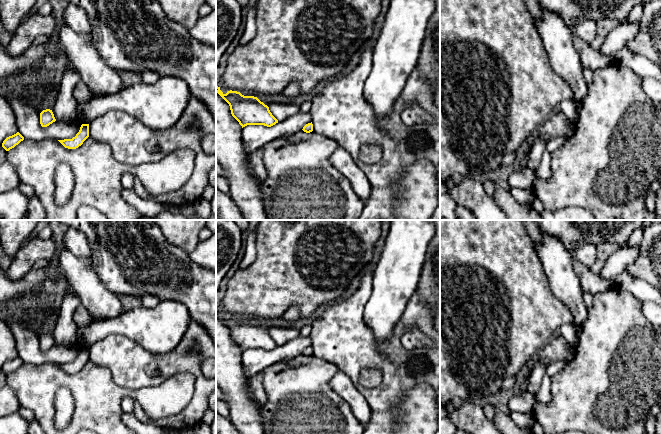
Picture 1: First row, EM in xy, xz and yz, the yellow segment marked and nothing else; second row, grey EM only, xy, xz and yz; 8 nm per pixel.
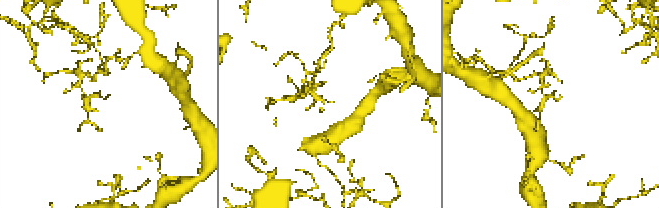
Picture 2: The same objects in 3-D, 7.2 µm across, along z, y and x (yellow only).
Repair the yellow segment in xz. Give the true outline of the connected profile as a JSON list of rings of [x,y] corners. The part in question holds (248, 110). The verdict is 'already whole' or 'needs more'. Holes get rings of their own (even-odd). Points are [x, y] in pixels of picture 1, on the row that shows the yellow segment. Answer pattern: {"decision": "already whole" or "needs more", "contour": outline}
{"decision": "already whole", "contour": [[[216,86],[216,92],[229,104],[232,116],[243,127],[247,125],[264,125],[271,127],[278,123],[269,107],[257,97],[244,96],[237,91],[228,91],[224,94]]]}

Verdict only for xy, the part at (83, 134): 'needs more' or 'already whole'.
already whole

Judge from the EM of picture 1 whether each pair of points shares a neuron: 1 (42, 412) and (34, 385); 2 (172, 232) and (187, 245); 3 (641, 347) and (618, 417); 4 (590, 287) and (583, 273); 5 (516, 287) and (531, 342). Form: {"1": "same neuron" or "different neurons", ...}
{"1": "same neuron", "2": "same neuron", "3": "same neuron", "4": "same neuron", "5": "same neuron"}

